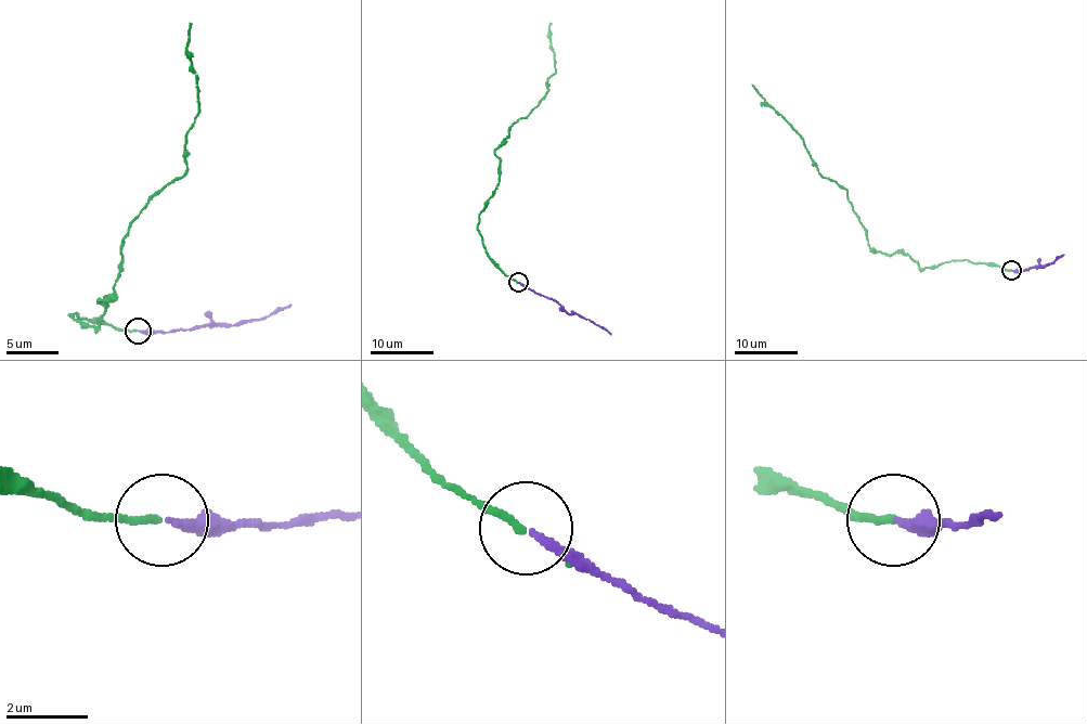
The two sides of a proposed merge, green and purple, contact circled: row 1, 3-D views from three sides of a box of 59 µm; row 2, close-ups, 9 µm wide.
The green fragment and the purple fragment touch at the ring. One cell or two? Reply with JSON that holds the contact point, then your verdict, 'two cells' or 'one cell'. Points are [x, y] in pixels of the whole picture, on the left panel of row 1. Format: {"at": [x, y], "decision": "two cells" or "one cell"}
{"at": [138, 331], "decision": "one cell"}

